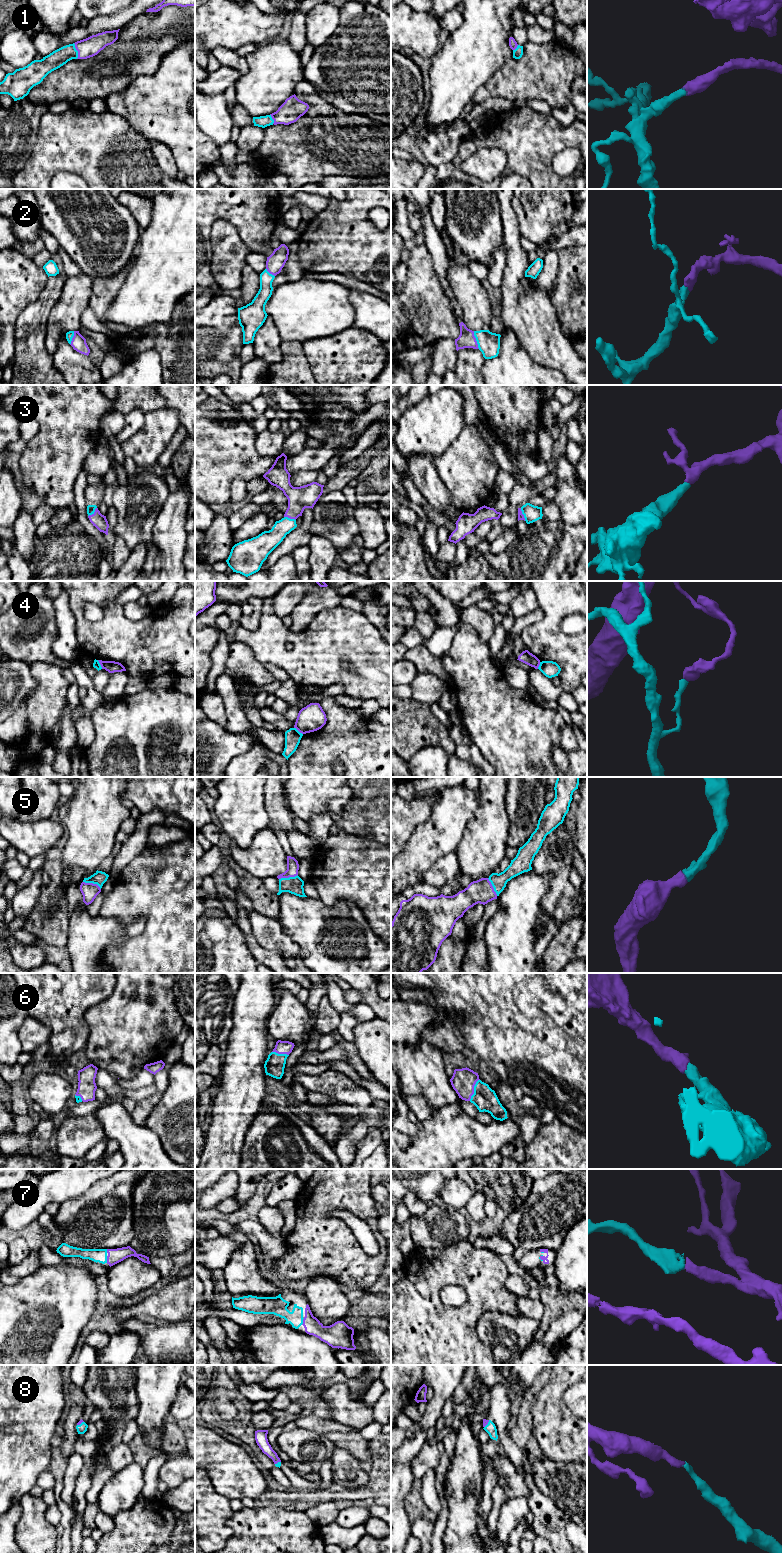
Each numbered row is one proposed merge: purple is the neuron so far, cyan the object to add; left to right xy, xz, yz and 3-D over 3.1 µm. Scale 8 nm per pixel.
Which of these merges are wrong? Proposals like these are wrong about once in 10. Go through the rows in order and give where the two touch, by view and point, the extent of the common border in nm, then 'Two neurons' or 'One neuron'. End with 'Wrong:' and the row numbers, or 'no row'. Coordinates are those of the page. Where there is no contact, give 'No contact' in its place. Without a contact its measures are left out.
1: Touches purple at xy (77, 50). Shared border 130 nm. One neuron
2: Touches purple at yz (475, 340). Shared border 150 nm. One neuron
3: Touches purple at yz (522, 514). Shared border 110 nm. One neuron
4: Touches purple at xy (100, 664). Shared border 80 nm. Two neurons
5: Touches purple at xy (92, 883). Shared border 160 nm. One neuron
6: Touches purple at yz (473, 1090). Shared border 190 nm. One neuron
7: Touches purple at xy (107, 1259). Shared border 60 nm. One neuron
8: Touches purple at yz (487, 1423). Shared border 80 nm. One neuron
Wrong: 4

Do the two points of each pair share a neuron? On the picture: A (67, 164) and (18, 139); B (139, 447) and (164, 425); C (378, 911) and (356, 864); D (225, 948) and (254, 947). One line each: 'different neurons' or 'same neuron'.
A: different neurons
B: same neuron
C: same neuron
D: different neurons

